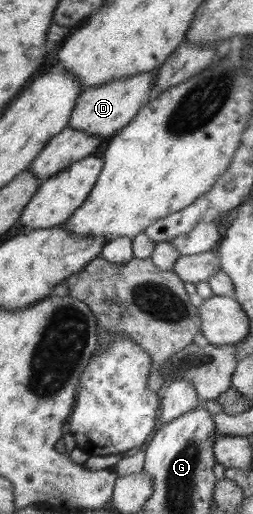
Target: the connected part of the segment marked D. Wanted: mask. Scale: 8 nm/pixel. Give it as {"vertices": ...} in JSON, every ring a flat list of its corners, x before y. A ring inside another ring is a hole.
{"vertices":[[154,70,84,88,71,112,68,126,85,134,101,137,101,140,115,136,133,119,134,115,137,115,140,110,139,105,151,95,155,78]]}

